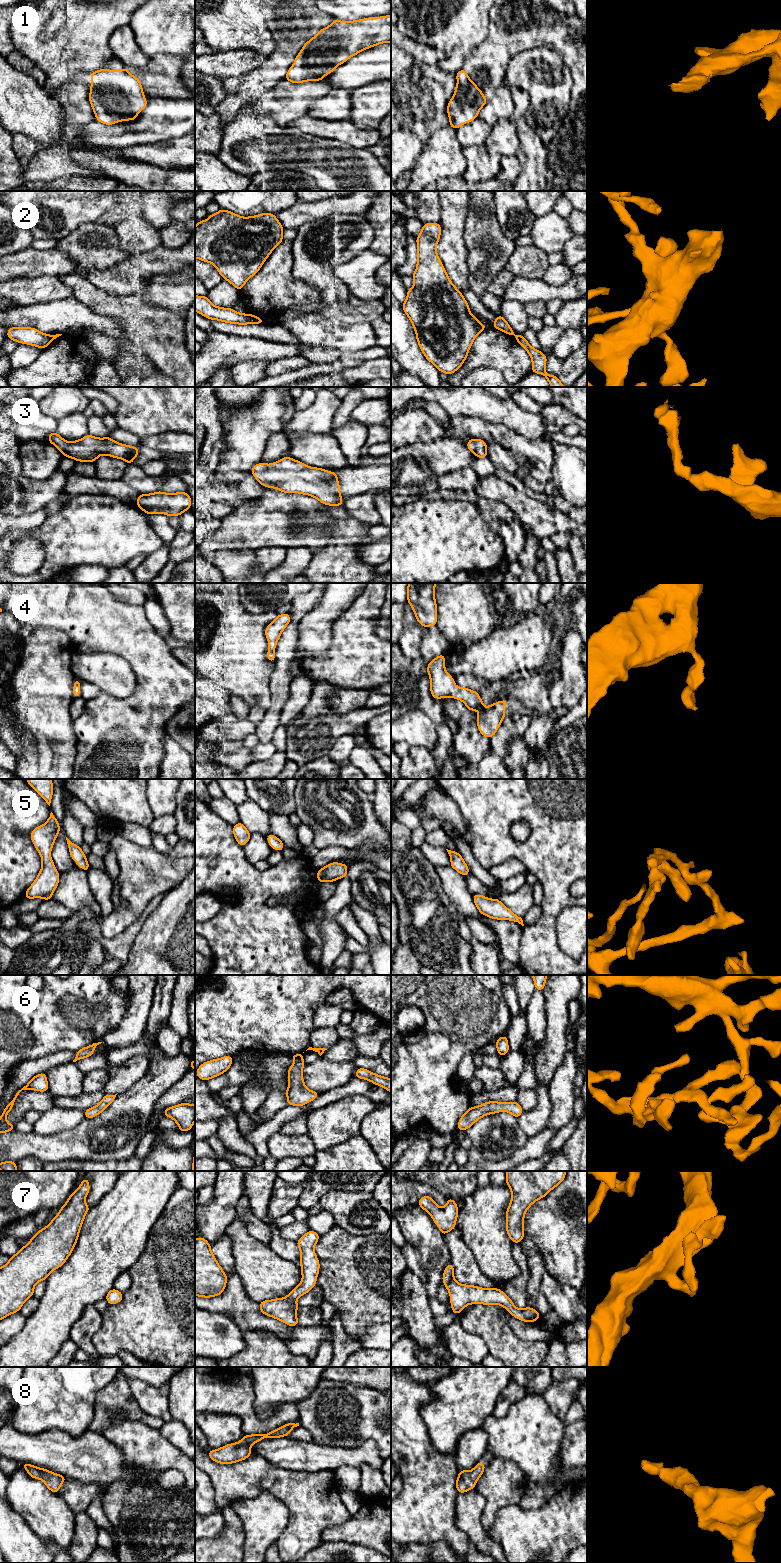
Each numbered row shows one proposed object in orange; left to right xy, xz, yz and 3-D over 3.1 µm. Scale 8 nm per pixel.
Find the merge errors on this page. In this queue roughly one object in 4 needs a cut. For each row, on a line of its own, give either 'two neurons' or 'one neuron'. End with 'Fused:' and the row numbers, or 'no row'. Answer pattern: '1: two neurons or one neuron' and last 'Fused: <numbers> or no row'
1: one neuron
2: two neurons
3: one neuron
4: one neuron
5: one neuron
6: one neuron
7: one neuron
8: one neuron
Fused: 2

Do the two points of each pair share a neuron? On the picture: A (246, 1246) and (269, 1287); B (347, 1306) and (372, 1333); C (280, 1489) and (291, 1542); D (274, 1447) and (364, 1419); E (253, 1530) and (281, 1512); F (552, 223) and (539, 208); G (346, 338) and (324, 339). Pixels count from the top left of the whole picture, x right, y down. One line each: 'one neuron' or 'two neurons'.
A: one neuron
B: two neurons
C: one neuron
D: two neurons
E: one neuron
F: two neurons
G: one neuron

